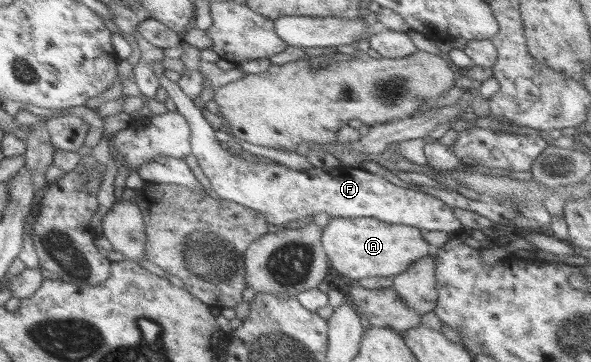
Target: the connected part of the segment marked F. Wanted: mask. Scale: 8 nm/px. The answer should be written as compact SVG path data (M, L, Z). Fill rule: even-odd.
M160 62L152 66L152 73L159 86L174 104L174 110L184 117L189 128L190 155L198 162L198 168L208 180L211 192L221 201L238 204L261 214L267 224L279 227L291 226L301 218L315 214L328 214L328 218L367 218L388 224L414 227L419 231L438 230L453 233L462 230L461 224L453 215L452 209L437 197L414 189L396 186L380 176L350 166L340 166L334 170L312 167L309 171L290 170L276 164L254 164L230 156L222 150L214 136L213 126L206 123L200 109L178 89L175 82L164 77Z

